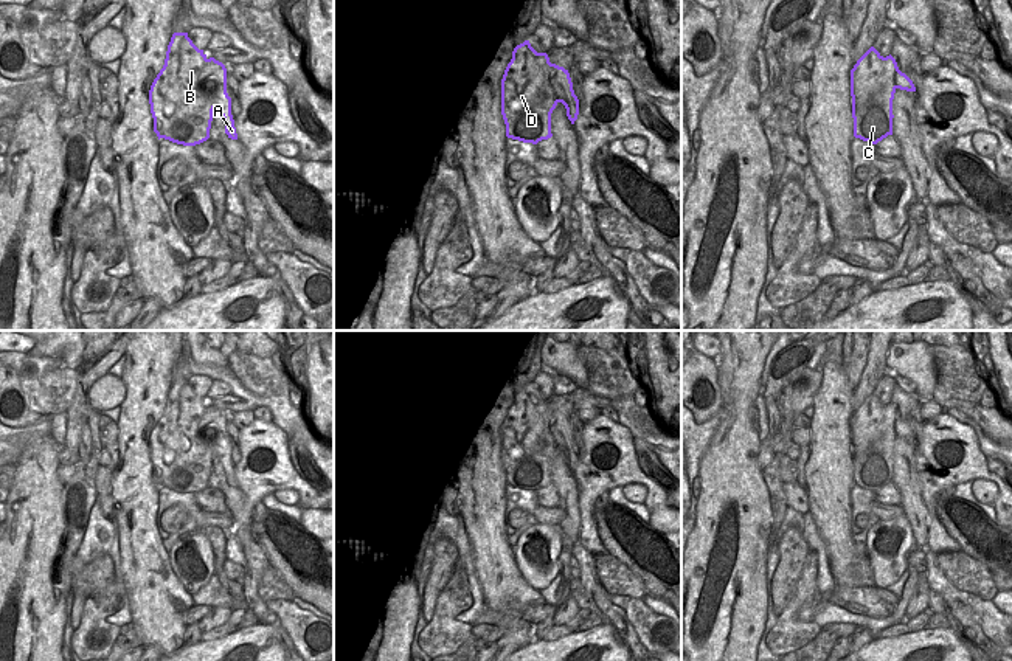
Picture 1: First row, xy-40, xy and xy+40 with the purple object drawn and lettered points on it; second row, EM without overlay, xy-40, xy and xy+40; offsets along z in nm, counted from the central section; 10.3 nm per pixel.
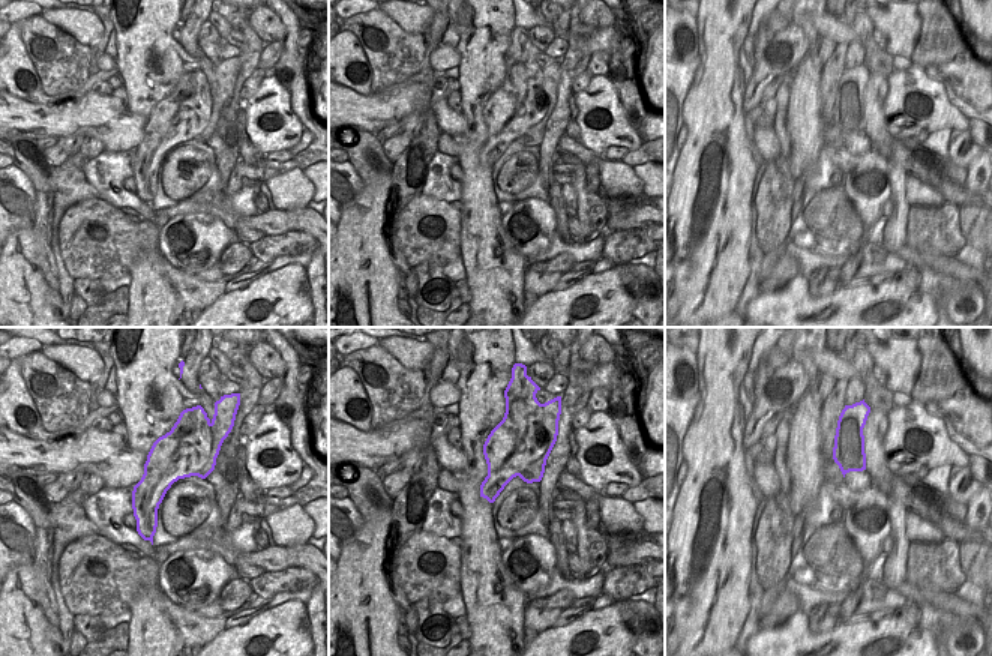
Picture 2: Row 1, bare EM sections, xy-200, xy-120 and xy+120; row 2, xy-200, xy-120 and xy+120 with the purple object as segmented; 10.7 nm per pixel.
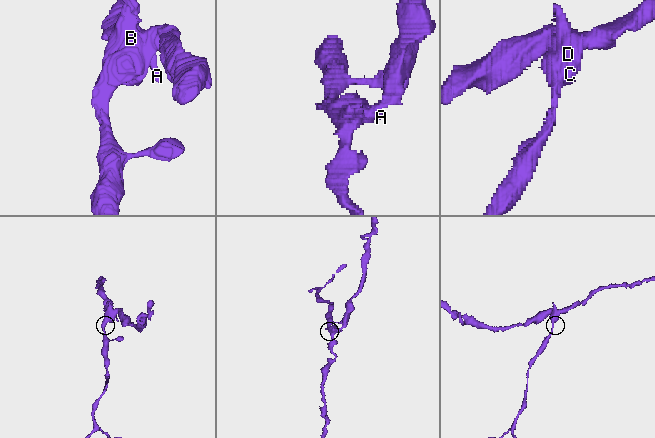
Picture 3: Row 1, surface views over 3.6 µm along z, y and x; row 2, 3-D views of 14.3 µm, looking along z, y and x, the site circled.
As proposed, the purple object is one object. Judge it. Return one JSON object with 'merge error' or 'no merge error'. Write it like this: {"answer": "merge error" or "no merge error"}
{"answer": "merge error"}

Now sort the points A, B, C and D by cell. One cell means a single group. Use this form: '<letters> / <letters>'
A C / B D

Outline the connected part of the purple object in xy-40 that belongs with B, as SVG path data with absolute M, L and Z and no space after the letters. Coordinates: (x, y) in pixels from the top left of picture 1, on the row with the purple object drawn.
M174 33L168 45L165 65L149 90L154 132L166 138L166 124L174 113L197 115L214 102L213 81L200 82L206 54L199 50L188 33Z

